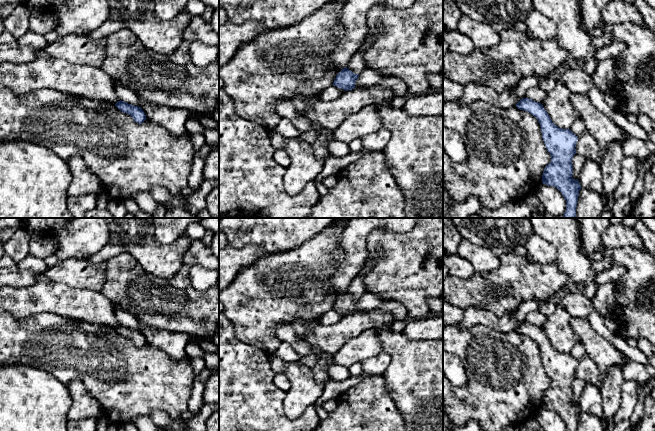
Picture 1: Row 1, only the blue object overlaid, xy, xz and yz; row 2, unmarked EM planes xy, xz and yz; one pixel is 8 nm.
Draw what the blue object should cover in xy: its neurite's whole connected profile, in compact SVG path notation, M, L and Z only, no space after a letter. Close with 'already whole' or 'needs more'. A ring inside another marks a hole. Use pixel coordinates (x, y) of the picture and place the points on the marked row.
M118 101L115 106L122 112L129 114L135 122L141 124L147 118L141 107L128 104L124 101Z; already whole

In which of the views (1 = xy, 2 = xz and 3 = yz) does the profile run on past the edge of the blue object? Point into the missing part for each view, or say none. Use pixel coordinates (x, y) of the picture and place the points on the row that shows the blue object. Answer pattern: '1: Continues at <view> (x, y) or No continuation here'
1: No continuation here
2: No continuation here
3: No continuation here

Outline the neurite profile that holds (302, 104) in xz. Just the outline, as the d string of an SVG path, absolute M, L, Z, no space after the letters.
M320 92L313 94L312 96L306 98L302 94L297 94L293 99L292 99L294 106L296 110L304 114L307 110L309 110L315 103L320 101Z

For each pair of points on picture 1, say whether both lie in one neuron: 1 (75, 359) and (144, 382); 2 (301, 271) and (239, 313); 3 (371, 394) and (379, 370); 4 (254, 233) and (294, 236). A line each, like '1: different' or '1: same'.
1: same
2: same
3: different
4: same

